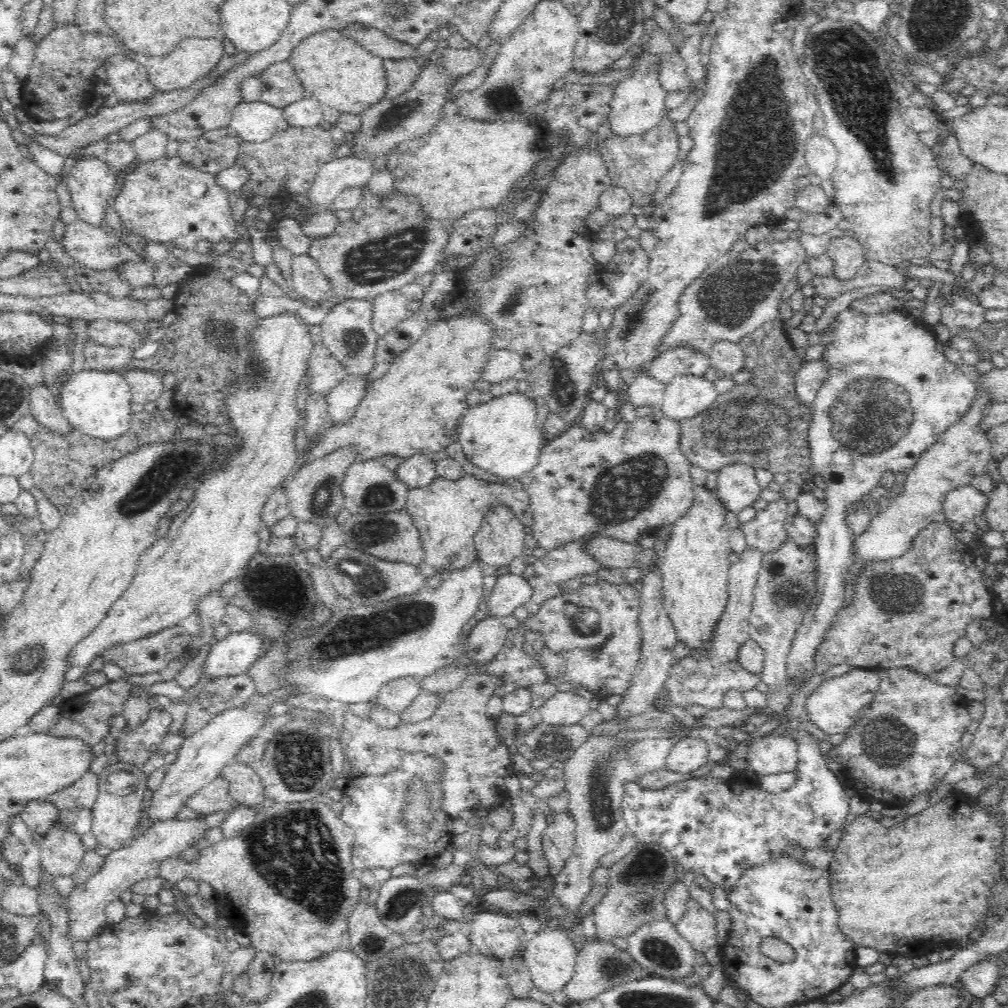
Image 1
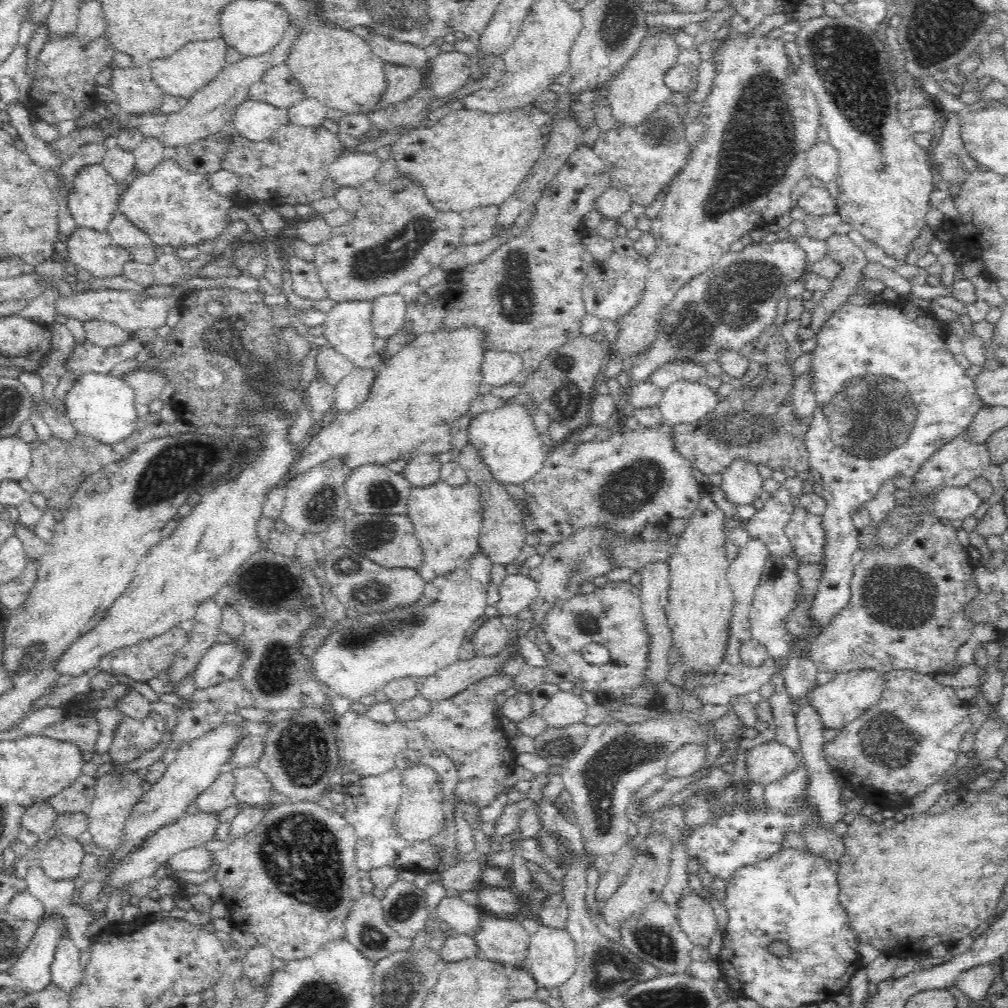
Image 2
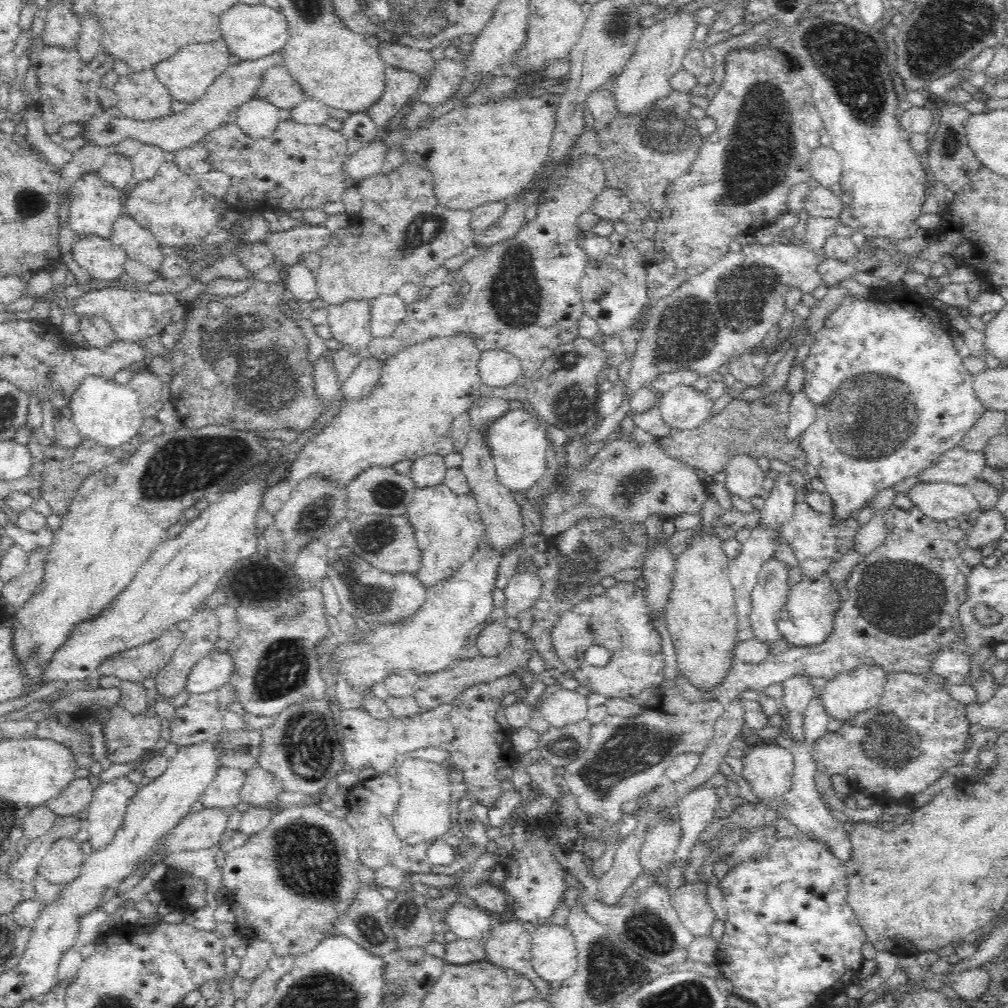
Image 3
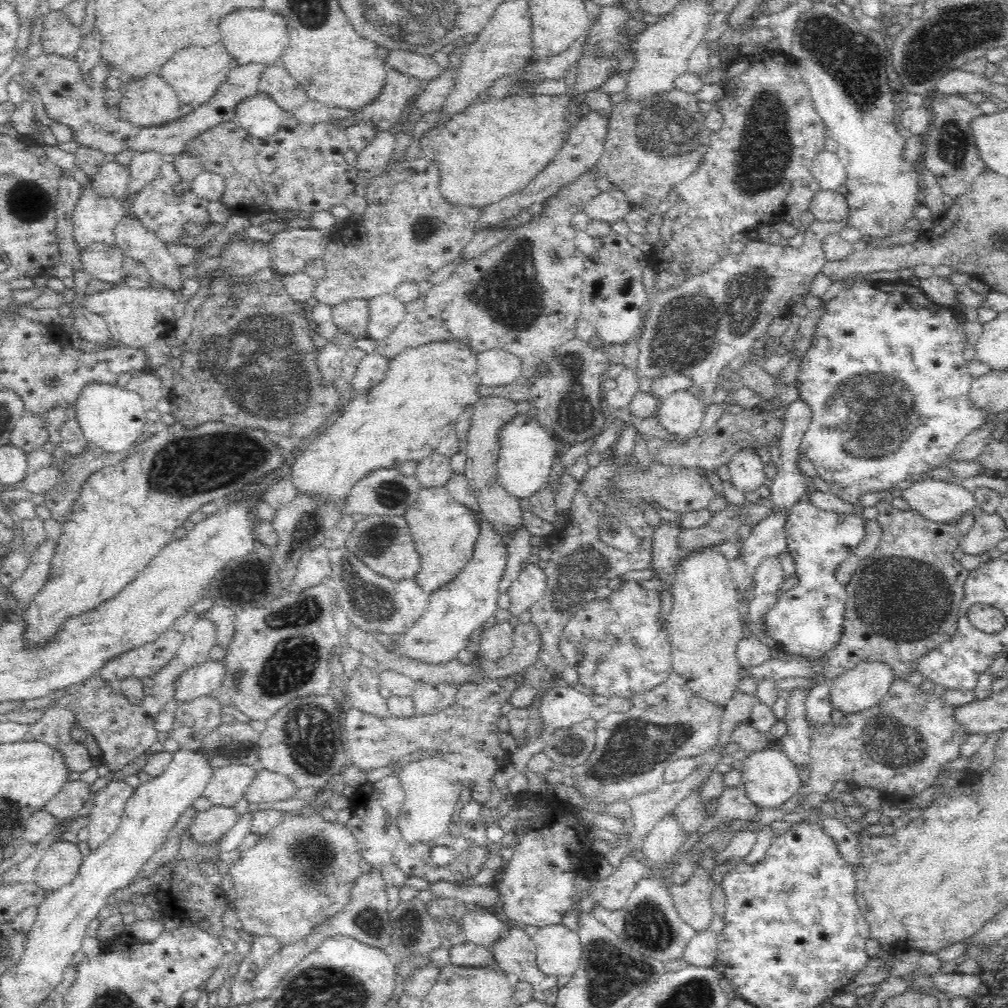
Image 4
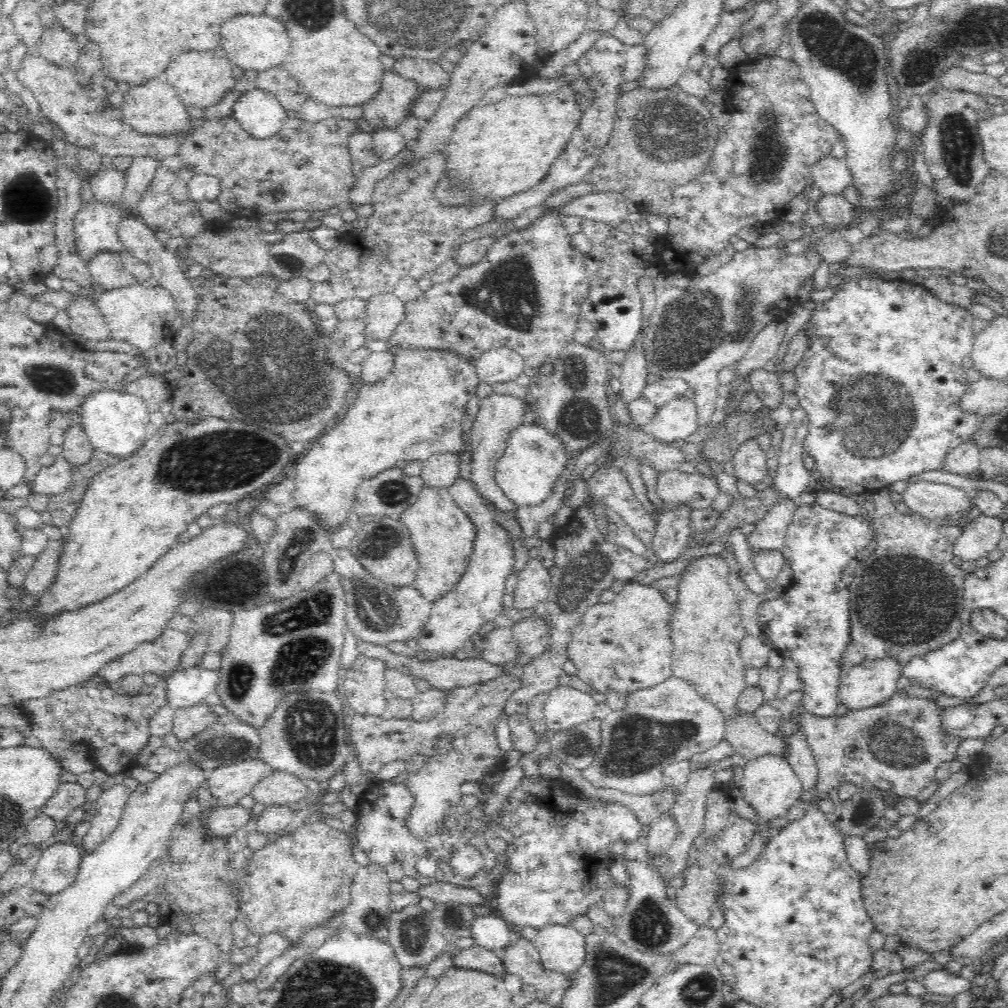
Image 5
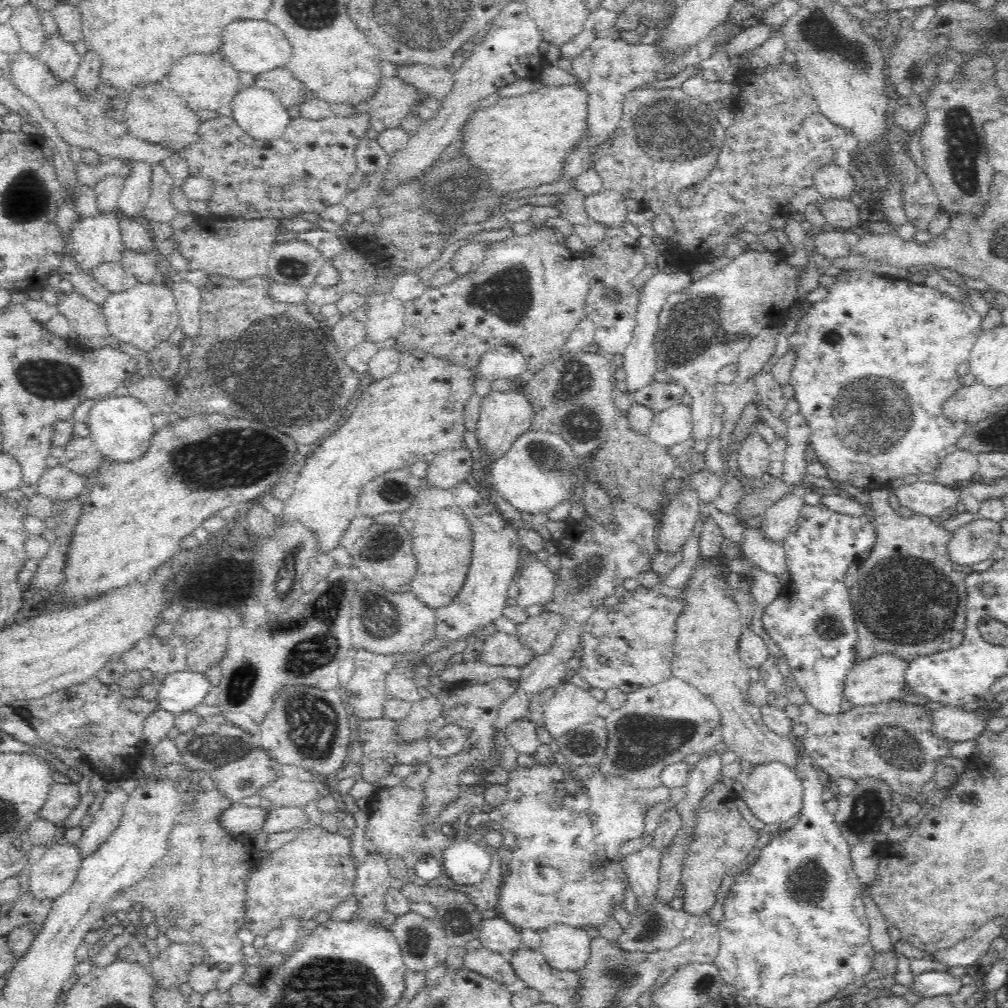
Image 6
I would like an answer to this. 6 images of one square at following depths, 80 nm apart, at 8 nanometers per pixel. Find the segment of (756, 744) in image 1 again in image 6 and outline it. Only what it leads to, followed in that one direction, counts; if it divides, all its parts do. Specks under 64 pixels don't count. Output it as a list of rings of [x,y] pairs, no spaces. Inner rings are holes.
[[[780,762],[754,765],[747,777],[743,777],[742,798],[758,820],[770,826],[780,826],[790,817],[800,816],[804,802],[804,785],[798,773]]]

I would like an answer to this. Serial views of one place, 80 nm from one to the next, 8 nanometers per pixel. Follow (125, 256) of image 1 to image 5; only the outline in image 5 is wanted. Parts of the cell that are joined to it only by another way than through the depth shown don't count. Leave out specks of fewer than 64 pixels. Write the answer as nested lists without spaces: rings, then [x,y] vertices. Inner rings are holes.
[[[100,252],[87,265],[95,282],[102,284],[105,290],[130,286],[134,282],[132,273],[124,268],[118,254]]]

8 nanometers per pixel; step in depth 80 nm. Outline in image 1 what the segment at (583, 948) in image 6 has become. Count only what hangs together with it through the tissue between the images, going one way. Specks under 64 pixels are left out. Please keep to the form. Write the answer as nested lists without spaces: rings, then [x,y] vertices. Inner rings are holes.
[[[543,925],[541,931],[530,937],[529,946],[522,959],[532,975],[534,986],[542,993],[554,994],[558,990],[562,991],[573,977],[576,955],[576,946],[565,930],[546,928]]]

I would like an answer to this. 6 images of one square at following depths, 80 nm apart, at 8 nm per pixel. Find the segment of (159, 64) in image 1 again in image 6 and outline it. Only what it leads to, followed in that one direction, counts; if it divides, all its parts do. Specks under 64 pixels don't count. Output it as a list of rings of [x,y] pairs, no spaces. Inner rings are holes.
[[[194,54],[178,60],[172,66],[170,72],[170,84],[172,90],[176,90],[178,96],[182,96],[192,110],[215,110],[217,112],[227,112],[231,102],[240,86],[240,74],[230,66],[230,62],[224,58],[224,54]]]

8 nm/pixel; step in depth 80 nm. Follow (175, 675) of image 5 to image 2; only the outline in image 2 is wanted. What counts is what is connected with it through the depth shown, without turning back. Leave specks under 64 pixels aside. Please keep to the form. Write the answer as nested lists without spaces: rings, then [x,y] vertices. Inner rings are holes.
[[[235,639],[228,643],[216,643],[206,651],[194,670],[194,688],[204,690],[232,680],[239,675],[243,652],[235,646]]]

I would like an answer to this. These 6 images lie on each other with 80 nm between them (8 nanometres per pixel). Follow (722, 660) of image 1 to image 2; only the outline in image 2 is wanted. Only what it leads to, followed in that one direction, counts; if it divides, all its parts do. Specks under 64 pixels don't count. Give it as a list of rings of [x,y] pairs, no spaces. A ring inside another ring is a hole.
[[[920,512],[912,516],[910,524],[911,529],[893,545],[880,545],[865,551],[861,562],[853,568],[850,600],[831,618],[818,638],[810,641],[809,645],[802,646],[795,641],[781,658],[769,657],[760,666],[744,663],[739,650],[743,642],[753,638],[749,625],[753,594],[766,561],[772,554],[762,538],[751,538],[741,545],[738,556],[731,561],[727,570],[727,579],[734,597],[734,616],[730,624],[730,642],[725,661],[719,666],[717,673],[710,677],[702,678],[687,672],[685,690],[700,698],[702,703],[730,705],[732,698],[756,692],[777,675],[783,675],[788,669],[788,662],[798,657],[807,657],[818,673],[846,673],[862,669],[874,669],[882,674],[894,670],[910,670],[924,675],[942,672],[944,666],[955,661],[958,648],[972,636],[973,624],[966,618],[965,606],[977,593],[972,578],[974,563],[966,555],[965,547],[958,542],[959,530],[946,521]]]

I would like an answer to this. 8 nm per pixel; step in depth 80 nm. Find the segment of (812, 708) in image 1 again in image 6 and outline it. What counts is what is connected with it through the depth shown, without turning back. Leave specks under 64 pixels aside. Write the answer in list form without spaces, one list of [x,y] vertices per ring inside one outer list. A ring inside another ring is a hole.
[[[877,654],[857,663],[846,678],[844,698],[854,705],[875,705],[903,696],[909,663],[894,654]]]

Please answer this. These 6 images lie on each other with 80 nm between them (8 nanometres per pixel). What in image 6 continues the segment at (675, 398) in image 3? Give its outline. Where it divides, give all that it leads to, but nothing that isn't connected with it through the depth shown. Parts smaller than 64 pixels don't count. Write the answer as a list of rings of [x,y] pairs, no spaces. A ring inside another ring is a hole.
[[[680,404],[656,415],[648,434],[649,438],[666,450],[675,444],[686,442],[693,431],[690,407]]]

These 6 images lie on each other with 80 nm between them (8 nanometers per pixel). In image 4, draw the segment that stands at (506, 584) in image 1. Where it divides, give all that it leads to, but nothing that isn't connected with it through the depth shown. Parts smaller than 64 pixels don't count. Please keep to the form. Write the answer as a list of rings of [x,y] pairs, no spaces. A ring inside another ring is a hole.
[[[538,563],[524,565],[518,578],[512,582],[508,594],[512,599],[509,612],[512,616],[518,616],[524,610],[536,606],[544,598],[548,588],[548,575]]]

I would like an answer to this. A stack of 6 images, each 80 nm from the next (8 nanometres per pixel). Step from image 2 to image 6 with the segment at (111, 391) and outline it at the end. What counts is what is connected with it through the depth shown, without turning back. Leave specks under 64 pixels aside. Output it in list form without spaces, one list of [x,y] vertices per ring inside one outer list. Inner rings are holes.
[[[124,393],[124,398],[104,398],[96,402],[90,409],[86,423],[89,436],[103,455],[108,456],[114,463],[140,461],[152,445],[156,429],[150,421],[150,412],[142,406],[138,399]]]

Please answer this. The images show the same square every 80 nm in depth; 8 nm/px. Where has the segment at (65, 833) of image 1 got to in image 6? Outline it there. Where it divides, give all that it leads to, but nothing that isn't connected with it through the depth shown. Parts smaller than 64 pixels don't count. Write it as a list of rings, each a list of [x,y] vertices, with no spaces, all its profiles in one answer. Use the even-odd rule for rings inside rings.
[[[53,842],[41,860],[30,868],[29,892],[36,901],[61,898],[75,884],[81,866],[78,847],[67,842]]]

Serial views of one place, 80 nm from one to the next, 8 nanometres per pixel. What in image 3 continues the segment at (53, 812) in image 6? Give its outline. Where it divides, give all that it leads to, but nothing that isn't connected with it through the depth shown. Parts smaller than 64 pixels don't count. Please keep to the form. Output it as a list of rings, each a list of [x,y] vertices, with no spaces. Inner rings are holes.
[[[75,777],[56,798],[46,801],[45,805],[56,813],[57,817],[75,816],[87,810],[92,802],[94,789],[88,777]]]

